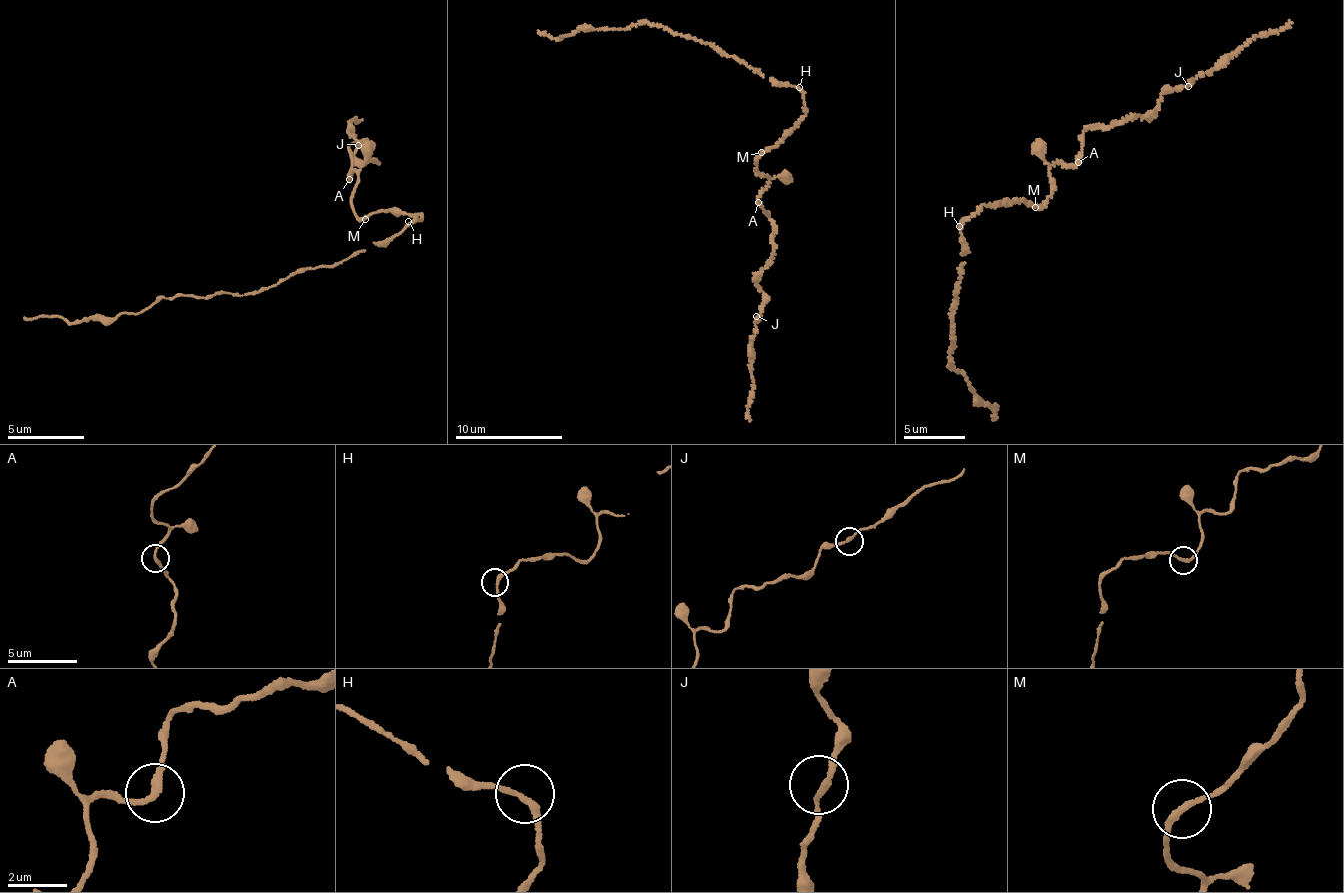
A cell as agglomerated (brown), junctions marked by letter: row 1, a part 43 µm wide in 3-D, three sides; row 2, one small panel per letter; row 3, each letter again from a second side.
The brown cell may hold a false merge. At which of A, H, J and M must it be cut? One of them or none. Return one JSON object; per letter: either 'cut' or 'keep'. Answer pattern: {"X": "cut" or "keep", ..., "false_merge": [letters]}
{"A": "keep", "H": "keep", "J": "keep", "M": "keep", "false_merge": []}

